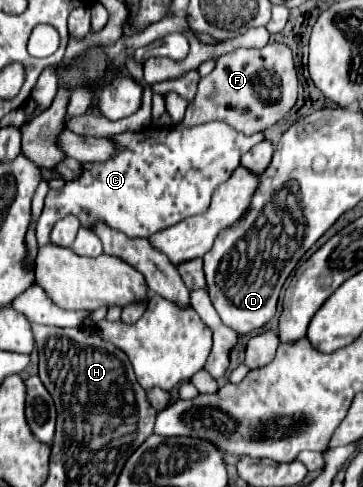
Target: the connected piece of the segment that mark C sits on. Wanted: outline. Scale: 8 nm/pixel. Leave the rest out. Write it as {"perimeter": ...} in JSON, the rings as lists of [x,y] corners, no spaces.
{"perimeter":[[[212,120],[208,124],[198,124],[192,128],[146,126],[140,132],[122,132],[116,136],[108,136],[108,140],[112,140],[112,144],[116,148],[114,156],[110,156],[104,162],[82,164],[84,172],[76,180],[66,182],[60,190],[50,190],[46,194],[44,210],[42,210],[42,216],[36,226],[38,248],[48,244],[52,226],[66,214],[74,214],[80,218],[84,216],[86,228],[94,228],[94,224],[102,222],[102,224],[110,226],[112,230],[124,232],[128,238],[150,238],[152,234],[166,230],[190,216],[204,214],[208,210],[212,192],[222,182],[226,182],[232,176],[232,172],[240,166],[240,156],[246,154],[254,144],[262,142],[264,136],[260,132],[246,136],[246,134],[234,130],[232,126],[224,124],[222,120]]]}

